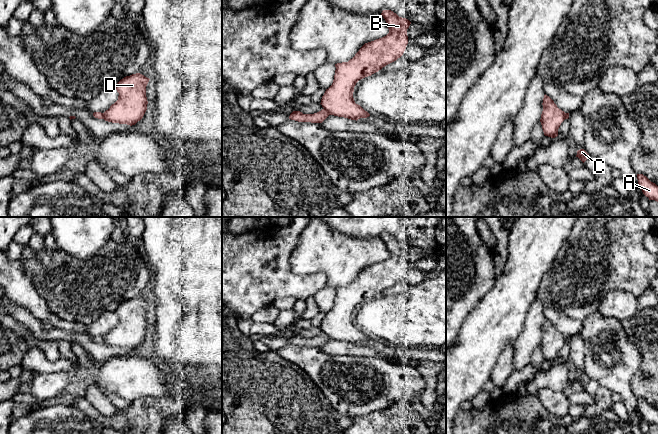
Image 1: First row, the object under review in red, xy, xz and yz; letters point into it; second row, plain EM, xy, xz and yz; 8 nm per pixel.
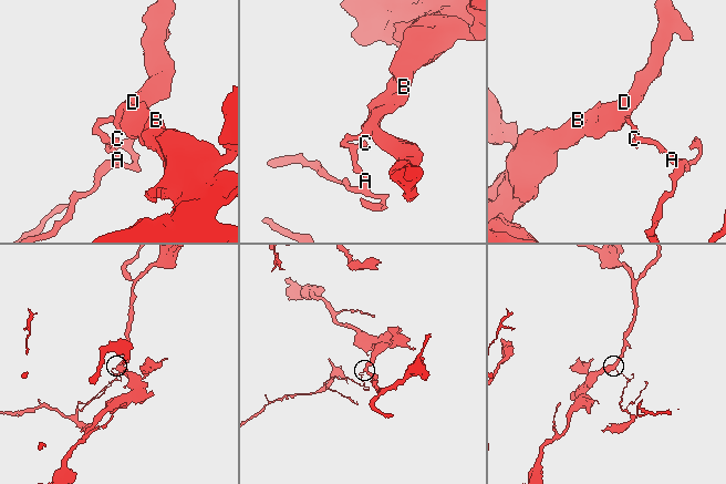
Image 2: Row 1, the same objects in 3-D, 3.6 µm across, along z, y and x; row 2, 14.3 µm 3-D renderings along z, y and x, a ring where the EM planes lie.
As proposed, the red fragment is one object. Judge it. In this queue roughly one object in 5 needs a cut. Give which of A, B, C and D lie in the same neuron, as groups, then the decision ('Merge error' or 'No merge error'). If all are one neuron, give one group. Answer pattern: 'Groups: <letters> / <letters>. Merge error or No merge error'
Groups: A C / B D. Merge error

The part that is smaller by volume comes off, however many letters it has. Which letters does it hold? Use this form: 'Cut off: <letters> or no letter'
Cut off: A, C

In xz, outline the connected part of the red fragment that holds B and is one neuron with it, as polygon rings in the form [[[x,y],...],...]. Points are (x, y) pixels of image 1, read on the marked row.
[[[383,10],[381,15],[387,23],[389,33],[365,43],[348,62],[335,64],[333,83],[326,89],[320,103],[329,115],[356,121],[369,117],[370,114],[354,101],[356,83],[403,55],[408,44],[407,29],[411,22],[391,10]]]

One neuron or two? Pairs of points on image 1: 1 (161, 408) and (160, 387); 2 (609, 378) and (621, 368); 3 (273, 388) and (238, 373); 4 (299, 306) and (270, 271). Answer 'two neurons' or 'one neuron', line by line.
1: two neurons
2: one neuron
3: one neuron
4: two neurons

